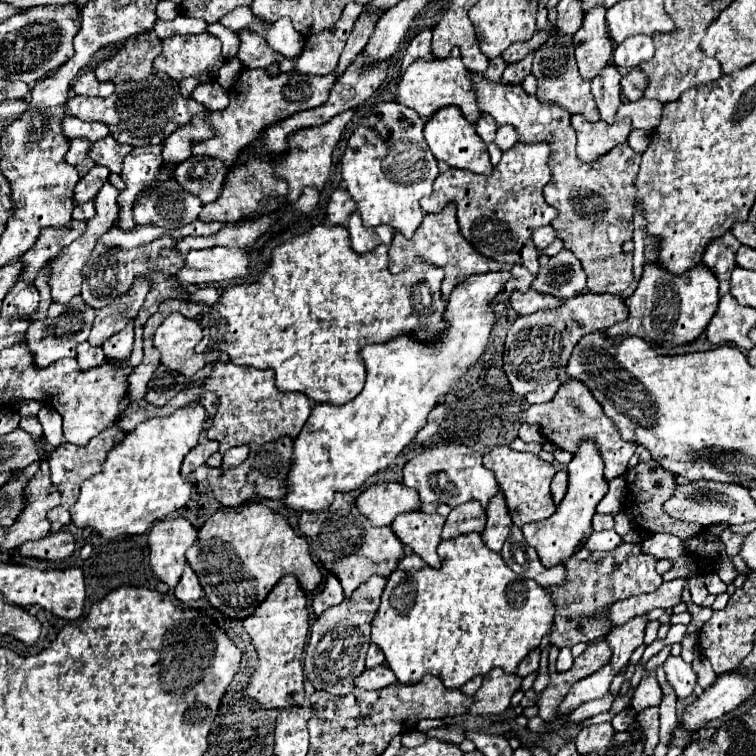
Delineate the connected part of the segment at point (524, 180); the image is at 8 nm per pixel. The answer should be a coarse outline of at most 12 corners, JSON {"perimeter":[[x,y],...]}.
{"perimeter":[[518,142],[492,176],[450,168],[420,200],[456,202],[466,240],[496,262],[538,272],[534,228],[556,208],[550,146]]}

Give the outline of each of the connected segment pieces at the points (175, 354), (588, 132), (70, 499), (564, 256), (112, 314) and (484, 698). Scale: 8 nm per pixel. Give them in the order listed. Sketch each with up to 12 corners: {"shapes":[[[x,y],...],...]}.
{"shapes":[[[168,316],[154,334],[162,364],[192,378],[222,354],[196,354],[200,324]],[[572,114],[582,162],[592,162],[626,142],[628,118],[608,124]],[[120,416],[86,446],[64,442],[50,452],[52,482],[62,504],[76,502],[80,484],[102,470],[110,448],[126,434]],[[566,248],[540,266],[532,288],[556,298],[584,292],[580,260]],[[138,278],[124,300],[98,310],[88,336],[102,346],[136,318],[148,280]],[[494,668],[474,694],[470,714],[500,714],[520,676]]]}

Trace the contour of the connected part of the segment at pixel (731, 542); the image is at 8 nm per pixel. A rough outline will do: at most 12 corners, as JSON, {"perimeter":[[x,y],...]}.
{"perimeter":[[728,528],[718,538],[728,546],[728,556],[736,556],[744,536]]}

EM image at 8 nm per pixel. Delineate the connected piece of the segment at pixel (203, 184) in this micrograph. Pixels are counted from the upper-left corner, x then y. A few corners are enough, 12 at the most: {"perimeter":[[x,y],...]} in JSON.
{"perimeter":[[190,156],[174,180],[202,204],[214,202],[226,178],[224,162]]}

